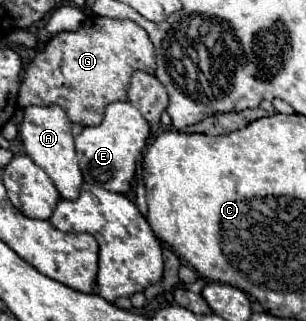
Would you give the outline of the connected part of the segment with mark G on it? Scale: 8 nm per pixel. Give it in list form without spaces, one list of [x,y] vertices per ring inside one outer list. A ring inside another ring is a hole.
[[[89,16],[75,32],[61,32],[47,40],[45,50],[37,52],[25,68],[19,88],[19,106],[61,106],[67,116],[81,126],[97,126],[105,106],[127,98],[133,70],[155,72],[155,50],[147,32],[131,20]]]

